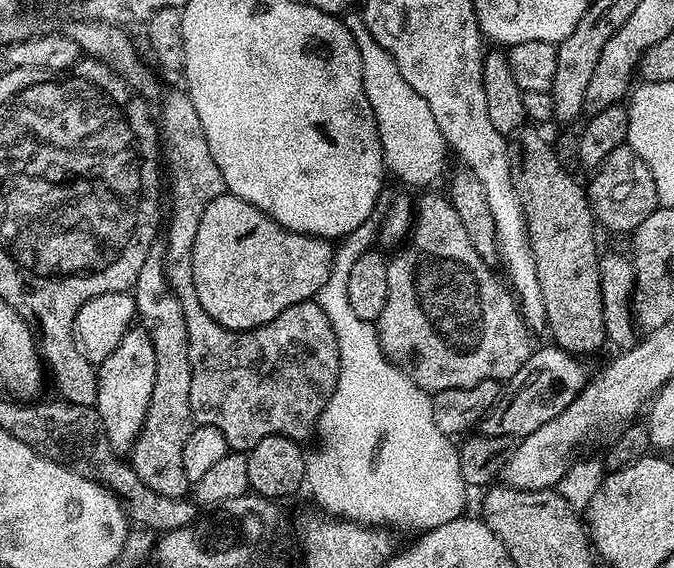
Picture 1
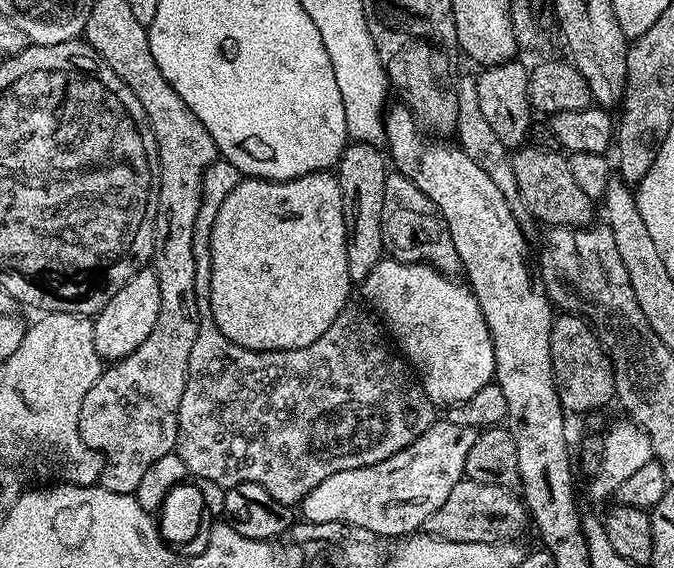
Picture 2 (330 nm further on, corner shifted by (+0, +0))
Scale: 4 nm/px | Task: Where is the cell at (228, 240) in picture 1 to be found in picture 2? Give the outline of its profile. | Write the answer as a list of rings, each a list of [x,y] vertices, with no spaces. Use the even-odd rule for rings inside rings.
[[[331,171],[311,172],[293,180],[257,180],[241,178],[238,186],[230,190],[229,196],[222,202],[218,210],[218,218],[214,218],[214,226],[210,230],[210,310],[218,330],[230,338],[238,346],[255,352],[281,352],[310,346],[345,311],[348,295],[354,288],[354,282],[346,270],[346,242],[348,241],[348,223],[344,221],[342,210],[342,190],[340,177]]]

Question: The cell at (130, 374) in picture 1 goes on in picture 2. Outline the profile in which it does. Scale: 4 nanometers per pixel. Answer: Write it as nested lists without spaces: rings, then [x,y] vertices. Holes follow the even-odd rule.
[[[149,266],[138,270],[126,286],[106,302],[106,306],[92,320],[94,326],[94,346],[98,350],[101,361],[115,362],[126,358],[146,338],[150,338],[150,330],[154,330],[154,322],[158,322],[158,310],[160,309],[160,295],[158,294],[158,278],[155,267]]]

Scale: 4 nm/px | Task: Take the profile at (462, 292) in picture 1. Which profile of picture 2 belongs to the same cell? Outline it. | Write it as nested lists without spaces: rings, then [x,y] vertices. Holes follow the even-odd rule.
[[[390,174],[386,178],[386,198],[382,202],[382,238],[384,239],[385,253],[391,259],[401,260],[407,264],[429,264],[445,276],[455,277],[461,271],[458,250],[454,250],[454,238],[450,238],[450,230],[434,202],[414,186],[408,176]]]

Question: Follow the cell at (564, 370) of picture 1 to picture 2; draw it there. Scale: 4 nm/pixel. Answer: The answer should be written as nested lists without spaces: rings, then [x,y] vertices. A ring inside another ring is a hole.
[[[446,418],[437,419],[410,446],[398,450],[390,458],[378,462],[374,466],[355,468],[354,470],[338,470],[338,474],[330,474],[330,478],[322,478],[310,494],[306,494],[298,505],[298,512],[310,523],[342,522],[353,523],[354,526],[366,527],[381,538],[399,538],[423,529],[428,519],[446,502],[450,490],[459,480],[465,479],[464,467],[466,454],[470,454],[470,446],[474,446],[478,432],[470,426],[458,426]]]

